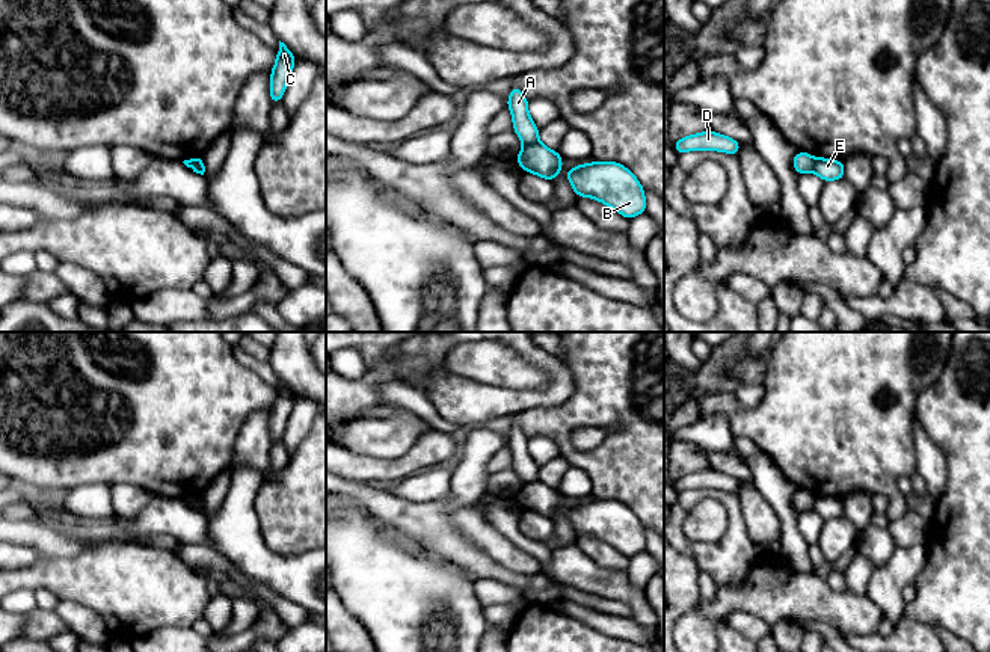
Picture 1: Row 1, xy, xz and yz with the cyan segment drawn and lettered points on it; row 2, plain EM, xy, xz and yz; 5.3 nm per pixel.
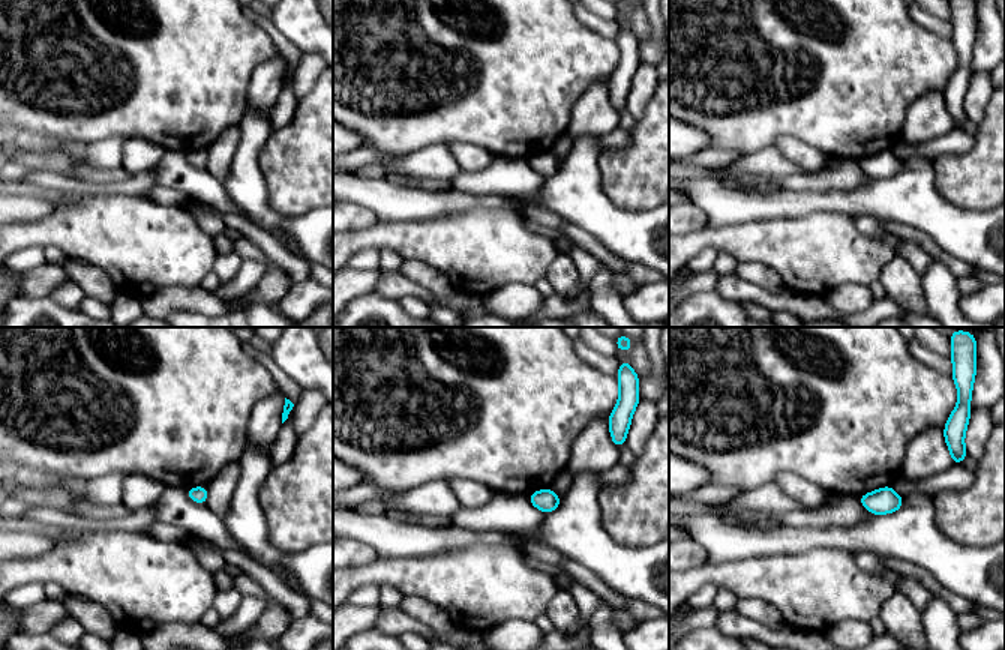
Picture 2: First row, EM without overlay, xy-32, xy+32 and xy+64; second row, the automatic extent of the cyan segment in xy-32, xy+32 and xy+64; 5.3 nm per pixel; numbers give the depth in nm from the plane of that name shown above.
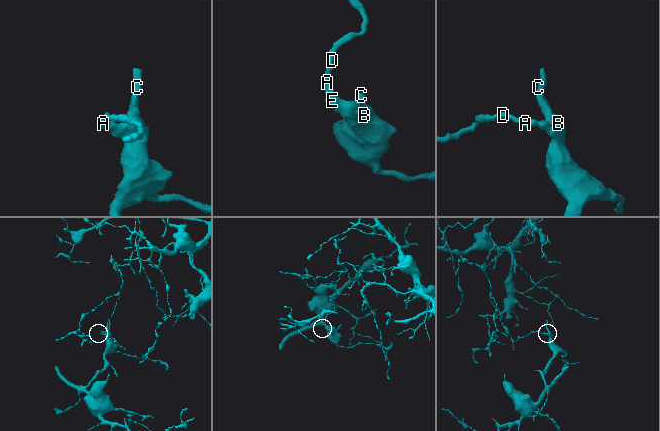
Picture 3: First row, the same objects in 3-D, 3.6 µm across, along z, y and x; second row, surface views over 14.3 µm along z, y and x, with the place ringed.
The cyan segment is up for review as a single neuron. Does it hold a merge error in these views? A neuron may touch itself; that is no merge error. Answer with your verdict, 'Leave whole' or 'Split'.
Split

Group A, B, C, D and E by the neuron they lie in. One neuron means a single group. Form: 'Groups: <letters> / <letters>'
Groups: A D / B C E

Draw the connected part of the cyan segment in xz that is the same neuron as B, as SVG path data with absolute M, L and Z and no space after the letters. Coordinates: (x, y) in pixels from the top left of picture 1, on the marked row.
M593 161L570 168L566 174L576 198L593 198L625 219L647 213L644 187L617 161Z

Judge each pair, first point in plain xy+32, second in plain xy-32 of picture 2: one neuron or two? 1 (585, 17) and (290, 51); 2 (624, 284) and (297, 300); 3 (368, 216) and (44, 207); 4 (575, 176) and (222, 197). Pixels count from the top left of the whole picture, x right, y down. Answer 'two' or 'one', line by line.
1: one
2: two
3: one
4: two

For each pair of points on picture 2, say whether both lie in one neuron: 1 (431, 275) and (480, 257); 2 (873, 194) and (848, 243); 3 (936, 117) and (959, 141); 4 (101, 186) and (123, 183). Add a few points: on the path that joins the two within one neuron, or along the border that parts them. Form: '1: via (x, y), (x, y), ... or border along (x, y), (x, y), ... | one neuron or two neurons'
1: border along (408, 258), (437, 267), (447, 278), (452, 288) | two neurons
2: border along (819, 210), (843, 212), (854, 218) | two neurons
3: border along (951, 128), (941, 135), (915, 144) | two neurons
4: via (107, 185), (117, 183) | one neuron

